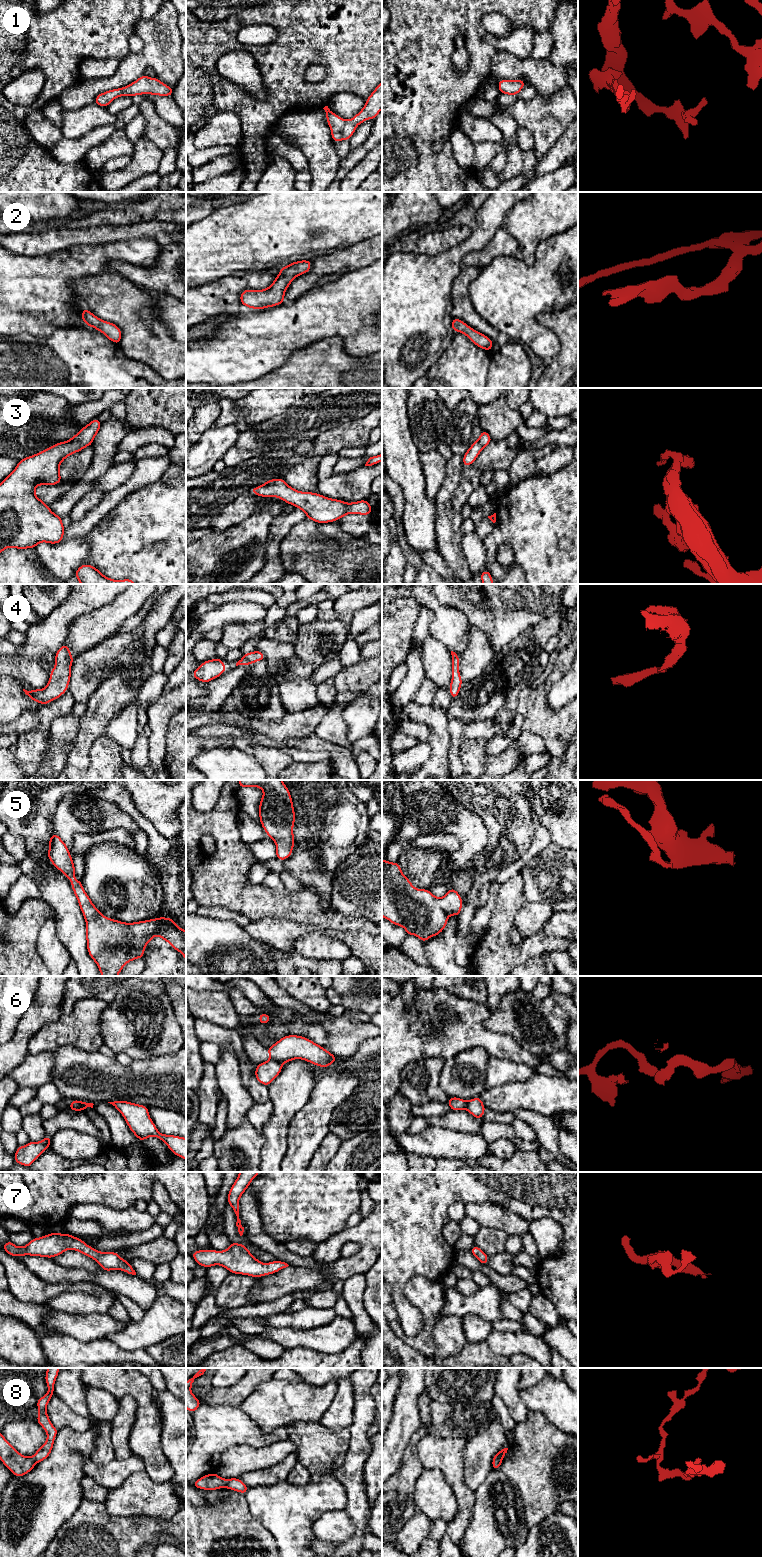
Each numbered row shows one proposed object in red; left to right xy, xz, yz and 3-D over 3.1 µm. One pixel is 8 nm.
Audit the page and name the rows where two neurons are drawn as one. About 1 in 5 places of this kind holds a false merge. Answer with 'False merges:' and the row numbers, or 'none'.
False merges: 6, 8

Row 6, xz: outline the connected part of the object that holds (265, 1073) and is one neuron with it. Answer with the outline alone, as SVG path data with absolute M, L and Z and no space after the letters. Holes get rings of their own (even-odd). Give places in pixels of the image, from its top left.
M268 1060L264 1063L257 1064L254 1074L259 1083L269 1086L278 1077L282 1068L281 1062Z

